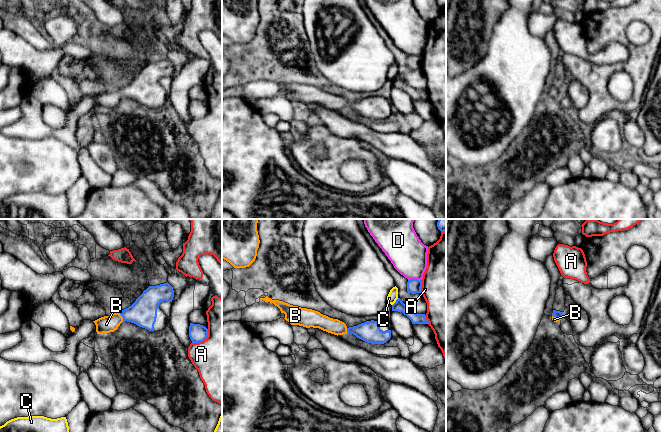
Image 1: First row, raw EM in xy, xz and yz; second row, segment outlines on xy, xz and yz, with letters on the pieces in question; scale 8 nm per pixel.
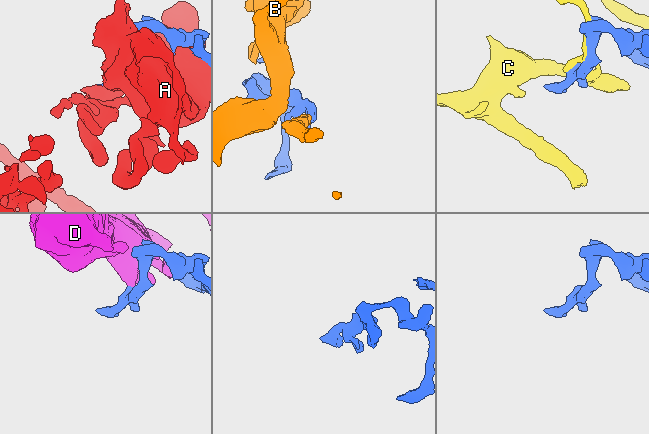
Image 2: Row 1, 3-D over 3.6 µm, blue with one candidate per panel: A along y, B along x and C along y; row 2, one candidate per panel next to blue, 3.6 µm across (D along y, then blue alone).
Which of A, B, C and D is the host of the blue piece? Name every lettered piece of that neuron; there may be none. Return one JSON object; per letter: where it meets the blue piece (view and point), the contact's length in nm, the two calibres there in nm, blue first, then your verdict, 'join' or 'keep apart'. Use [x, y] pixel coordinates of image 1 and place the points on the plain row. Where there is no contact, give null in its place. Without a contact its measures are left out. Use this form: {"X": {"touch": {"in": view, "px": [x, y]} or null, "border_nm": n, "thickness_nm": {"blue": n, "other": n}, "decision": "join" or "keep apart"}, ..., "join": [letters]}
{"A": {"touch": {"in": "xy", "px": [203, 116]}, "border_nm": 180, "thickness_nm": {"blue": 140, "other": 420}, "decision": "keep apart"}, "B": {"touch": {"in": "xy", "px": [122, 92]}, "border_nm": 70, "thickness_nm": {"blue": 220, "other": 140}, "decision": "join"}, "C": {"touch": {"in": "xz", "px": [395, 78]}, "border_nm": 80, "thickness_nm": {"blue": 90, "other": 80}, "decision": "keep apart"}, "D": {"touch": {"in": "xz", "px": [414, 55]}, "border_nm": 100, "thickness_nm": {"blue": 110, "other": 300}, "decision": "keep apart"}, "join": ["B"]}

